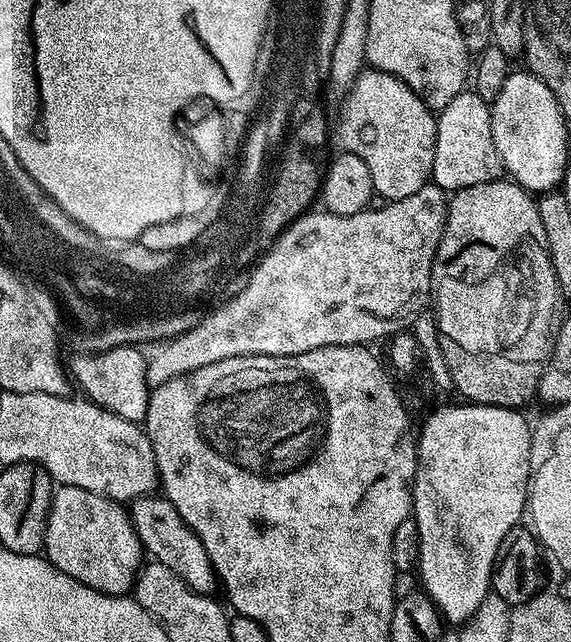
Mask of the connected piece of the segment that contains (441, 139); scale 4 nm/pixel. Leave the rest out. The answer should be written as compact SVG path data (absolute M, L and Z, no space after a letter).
M474 90L459 92L436 116L436 149L431 183L451 194L466 186L479 186L482 182L501 179L504 164L494 146L492 110Z

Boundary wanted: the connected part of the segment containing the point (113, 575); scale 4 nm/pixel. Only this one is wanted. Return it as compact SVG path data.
M65 484L59 485L53 491L42 552L53 566L62 570L62 574L70 574L70 578L107 596L129 595L146 560L144 547L140 545L131 515L126 511L123 503L99 496L90 490L82 490L78 486Z

